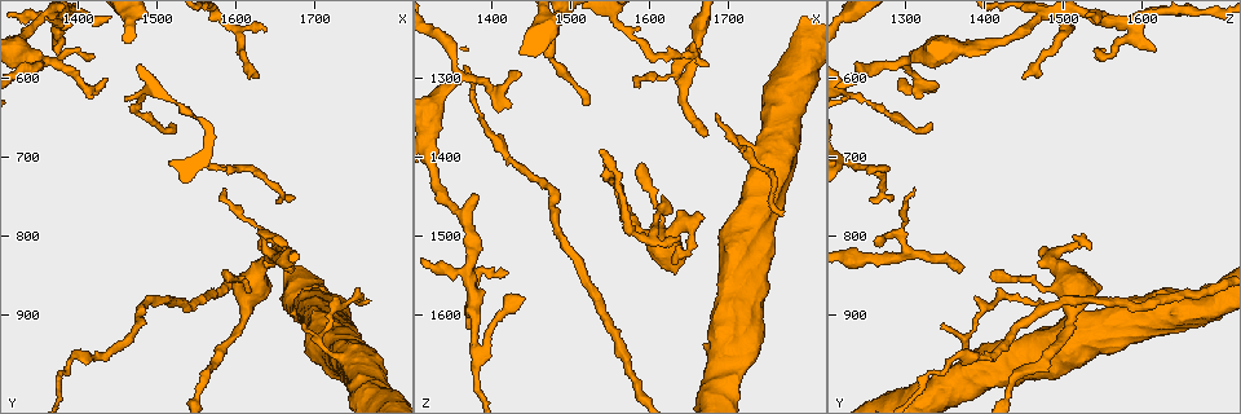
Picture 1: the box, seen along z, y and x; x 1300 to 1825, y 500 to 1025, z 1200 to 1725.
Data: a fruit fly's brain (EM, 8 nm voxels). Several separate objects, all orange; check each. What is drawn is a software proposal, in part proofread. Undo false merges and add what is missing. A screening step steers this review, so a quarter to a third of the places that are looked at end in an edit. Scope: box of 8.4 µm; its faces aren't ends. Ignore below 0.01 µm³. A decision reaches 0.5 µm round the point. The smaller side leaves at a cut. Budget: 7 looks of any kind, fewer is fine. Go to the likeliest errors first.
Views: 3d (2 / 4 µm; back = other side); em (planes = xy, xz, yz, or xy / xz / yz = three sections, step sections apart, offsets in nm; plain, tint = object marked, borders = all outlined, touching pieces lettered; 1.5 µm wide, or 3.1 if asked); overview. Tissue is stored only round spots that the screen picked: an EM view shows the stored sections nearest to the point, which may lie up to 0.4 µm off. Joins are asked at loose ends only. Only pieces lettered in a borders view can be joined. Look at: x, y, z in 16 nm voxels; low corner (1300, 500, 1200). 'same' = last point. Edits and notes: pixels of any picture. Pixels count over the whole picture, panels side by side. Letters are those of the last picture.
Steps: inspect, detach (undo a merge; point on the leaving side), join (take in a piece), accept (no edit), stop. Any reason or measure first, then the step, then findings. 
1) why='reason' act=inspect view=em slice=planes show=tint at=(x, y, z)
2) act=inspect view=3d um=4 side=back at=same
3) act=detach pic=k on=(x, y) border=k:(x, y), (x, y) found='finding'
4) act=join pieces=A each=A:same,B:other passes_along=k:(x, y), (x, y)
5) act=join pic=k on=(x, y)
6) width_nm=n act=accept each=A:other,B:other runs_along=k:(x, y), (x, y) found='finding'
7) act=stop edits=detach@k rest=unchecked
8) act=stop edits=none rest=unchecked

why='free end' act=inspect view=em slice=planes show=borders at=(1675, 840, 1370)

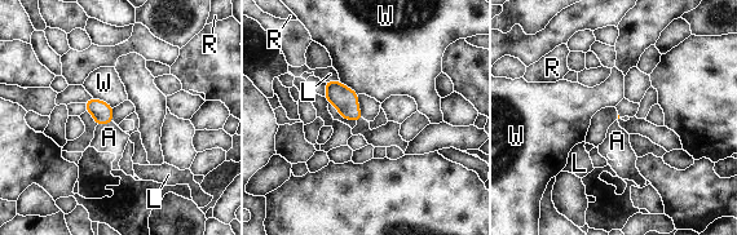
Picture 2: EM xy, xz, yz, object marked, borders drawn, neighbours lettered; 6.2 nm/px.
longest_contact=W:140nm act=join pieces=A each=A:same,L:other,R:other,W:other found='the neuron continues'

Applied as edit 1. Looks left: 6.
why='an open end' act=inspect view=3d um=4 at=(1420, 575, 1545)

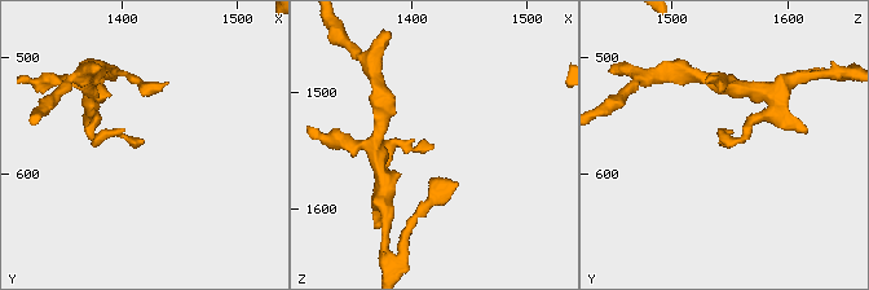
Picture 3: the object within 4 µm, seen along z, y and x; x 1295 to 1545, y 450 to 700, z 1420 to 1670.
why='shape alone is not enough' act=inspect view=em slice=xy step=8 show=borders at=(1418, 570, 1544)

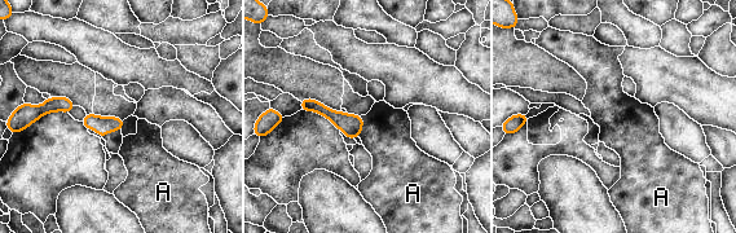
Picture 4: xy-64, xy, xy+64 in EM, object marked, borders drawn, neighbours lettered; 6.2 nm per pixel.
why='another direction' act=inspect view=em slice=planes show=borders at=same

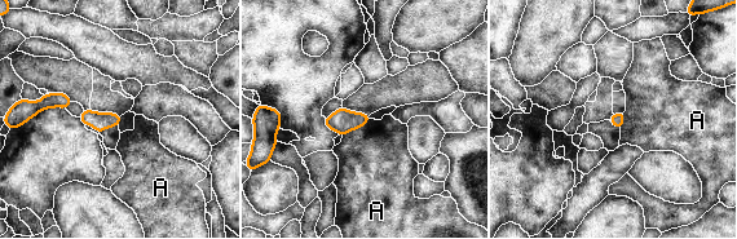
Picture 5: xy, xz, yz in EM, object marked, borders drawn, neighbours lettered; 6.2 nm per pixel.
width_nm=80 act=accept each=A:other border=5:(370, 119), (343, 136) found='none of them fits'

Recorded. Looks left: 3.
act=stop edits=join@2 rest=unchecked

